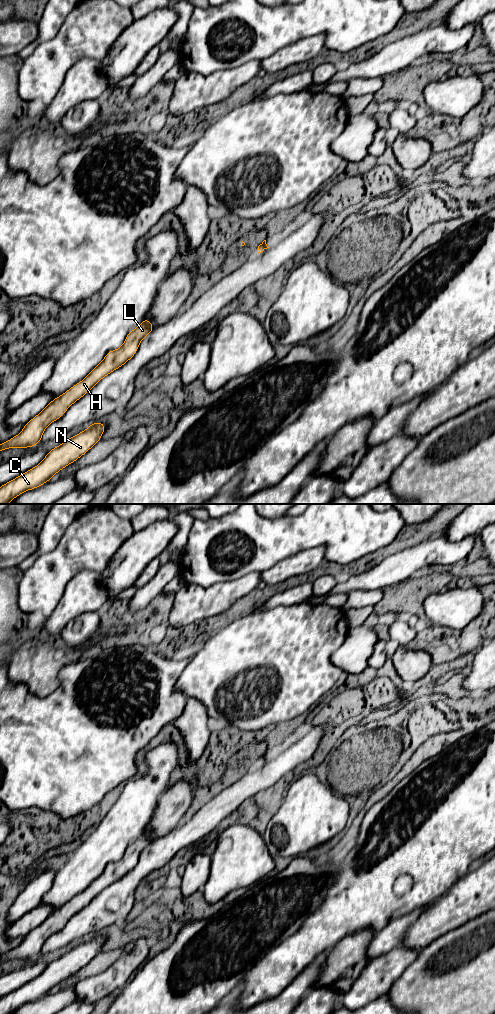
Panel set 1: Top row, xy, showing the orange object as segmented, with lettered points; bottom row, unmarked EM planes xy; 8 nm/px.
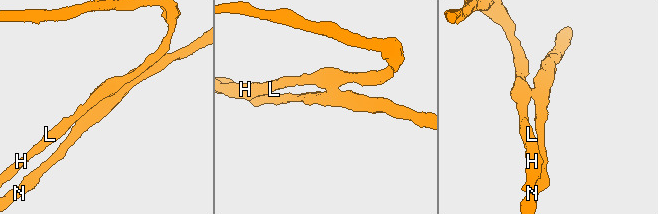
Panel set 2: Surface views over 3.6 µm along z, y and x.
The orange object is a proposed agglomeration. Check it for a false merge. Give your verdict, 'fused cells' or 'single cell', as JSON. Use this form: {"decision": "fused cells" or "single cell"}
{"decision": "fused cells"}

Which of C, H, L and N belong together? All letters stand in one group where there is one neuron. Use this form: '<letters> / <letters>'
C N / H L

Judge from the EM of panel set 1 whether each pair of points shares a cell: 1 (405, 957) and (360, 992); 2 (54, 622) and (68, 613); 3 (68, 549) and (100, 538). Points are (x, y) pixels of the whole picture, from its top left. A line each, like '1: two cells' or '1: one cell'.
1: one cell
2: one cell
3: one cell

